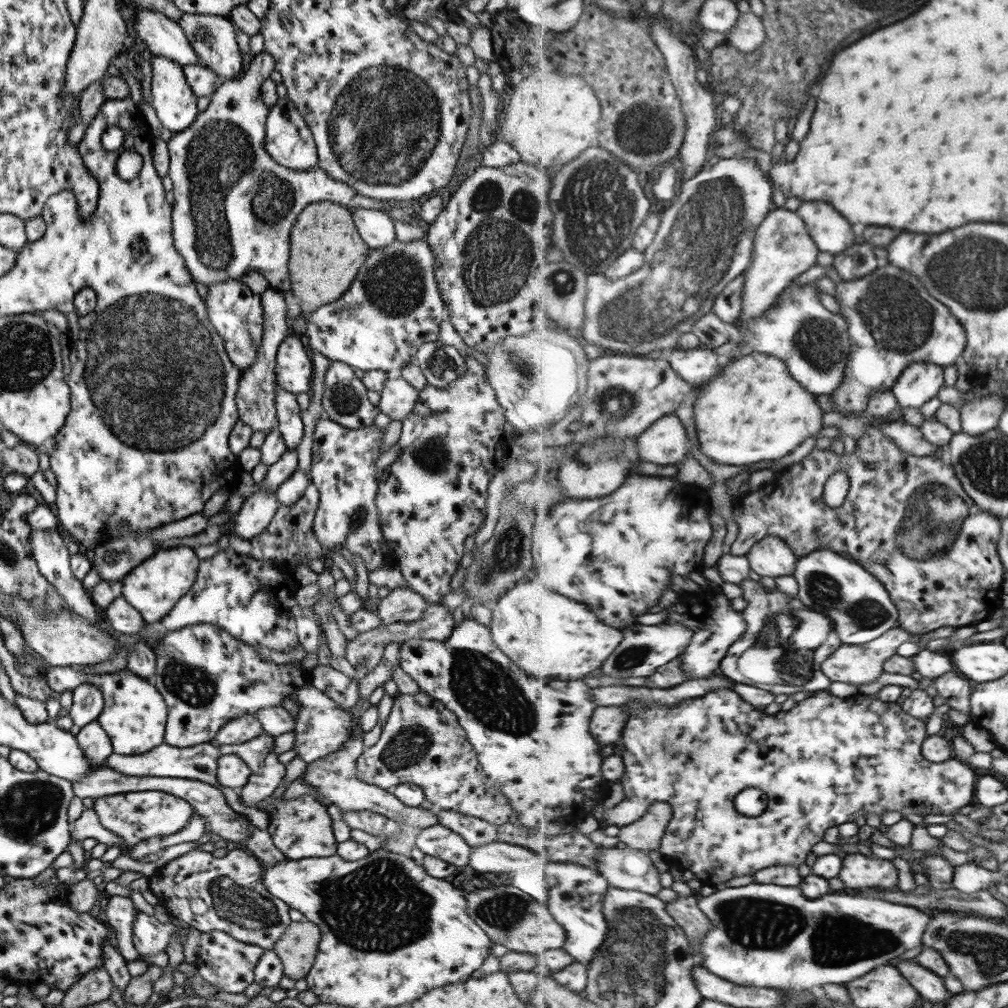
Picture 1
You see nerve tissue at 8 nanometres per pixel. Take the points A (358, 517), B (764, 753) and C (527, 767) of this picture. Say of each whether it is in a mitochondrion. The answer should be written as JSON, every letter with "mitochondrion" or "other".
{"A":"mitochondrion","B":"other","C":"other"}

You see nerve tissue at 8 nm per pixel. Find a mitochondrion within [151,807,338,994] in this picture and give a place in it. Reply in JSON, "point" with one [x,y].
{"point":[235,903]}

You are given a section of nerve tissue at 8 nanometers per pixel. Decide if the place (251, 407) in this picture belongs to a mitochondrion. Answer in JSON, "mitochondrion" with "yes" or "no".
{"mitochondrion":"yes"}

